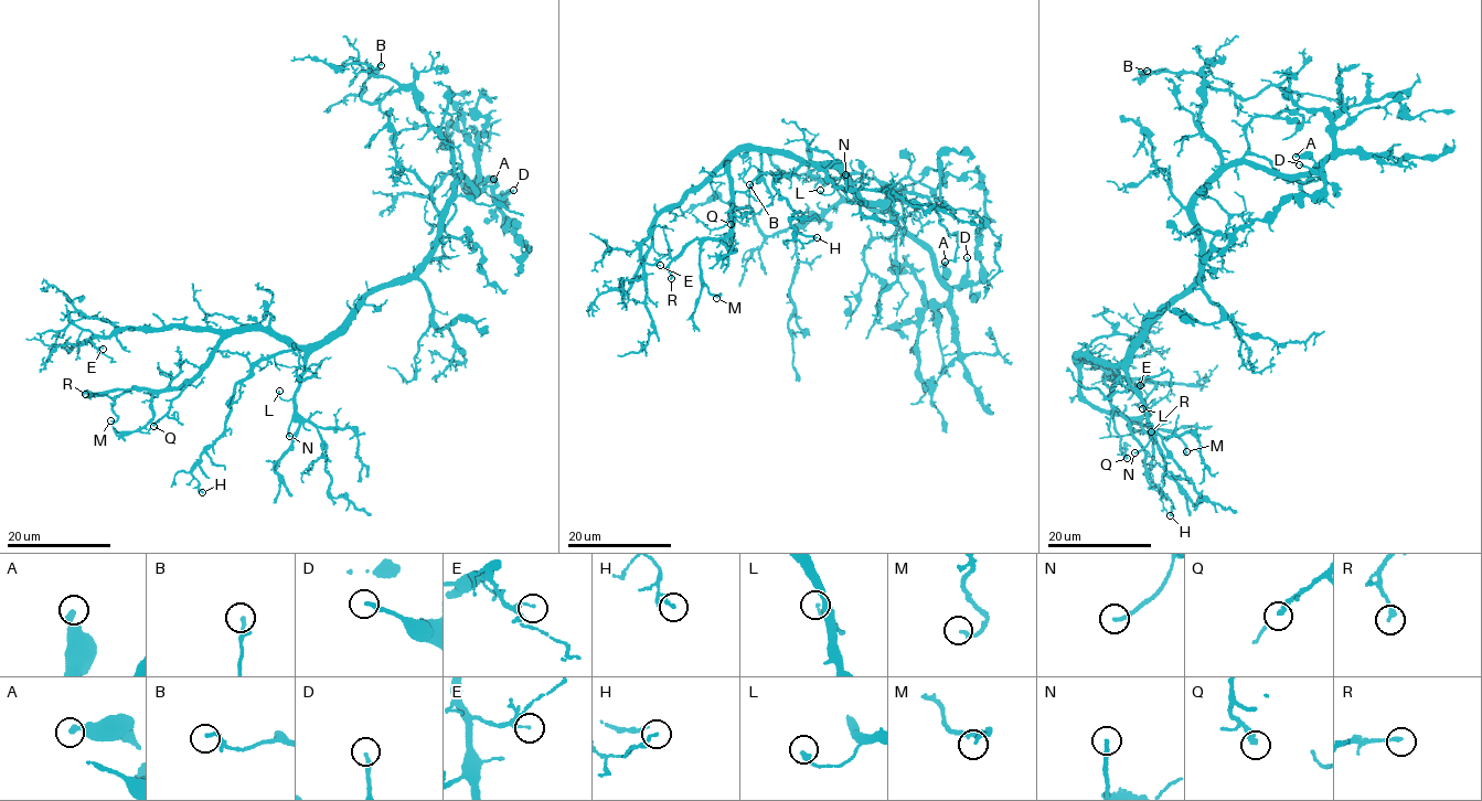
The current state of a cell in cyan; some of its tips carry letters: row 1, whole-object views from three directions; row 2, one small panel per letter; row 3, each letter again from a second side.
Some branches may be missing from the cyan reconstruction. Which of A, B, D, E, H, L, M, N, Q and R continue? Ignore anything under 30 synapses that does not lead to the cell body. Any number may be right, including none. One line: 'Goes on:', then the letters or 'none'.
Goes on: N

